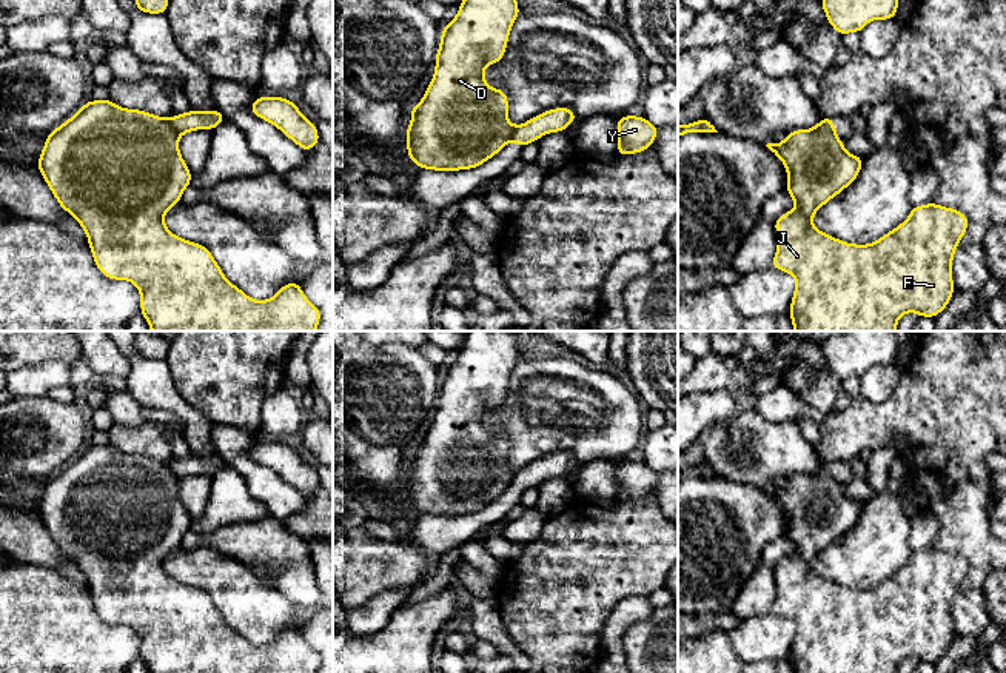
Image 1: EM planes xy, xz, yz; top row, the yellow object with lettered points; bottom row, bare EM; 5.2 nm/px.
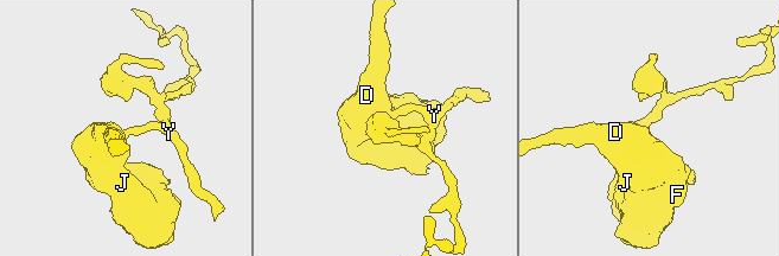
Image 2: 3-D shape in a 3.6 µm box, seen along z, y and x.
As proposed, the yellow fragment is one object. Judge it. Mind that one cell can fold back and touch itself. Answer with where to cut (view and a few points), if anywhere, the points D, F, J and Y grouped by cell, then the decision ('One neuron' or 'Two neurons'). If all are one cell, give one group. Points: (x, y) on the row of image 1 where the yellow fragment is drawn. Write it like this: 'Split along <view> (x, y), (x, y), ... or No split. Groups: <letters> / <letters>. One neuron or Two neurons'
Split along yz (818, 122), (835, 134). Groups: D F J / Y. Two neurons

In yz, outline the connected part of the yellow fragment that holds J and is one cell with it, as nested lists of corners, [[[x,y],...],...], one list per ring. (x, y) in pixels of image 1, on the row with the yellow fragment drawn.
[[[821,123],[810,129],[793,129],[781,143],[766,145],[786,166],[786,193],[795,200],[792,211],[781,214],[773,226],[776,229],[776,256],[770,266],[795,277],[795,291],[789,316],[793,331],[897,331],[898,319],[906,313],[935,319],[955,293],[952,279],[954,253],[966,234],[969,220],[958,209],[938,203],[912,206],[907,219],[878,240],[858,245],[821,233],[812,222],[813,214],[830,199],[838,196],[858,177],[864,157],[849,154],[843,139]]]

